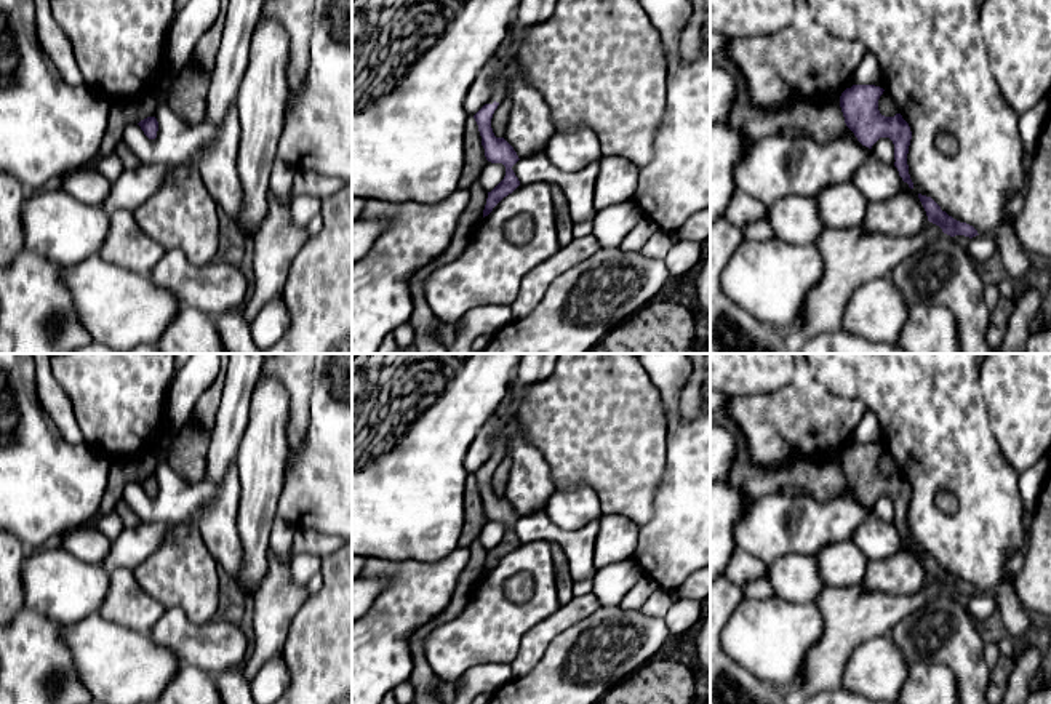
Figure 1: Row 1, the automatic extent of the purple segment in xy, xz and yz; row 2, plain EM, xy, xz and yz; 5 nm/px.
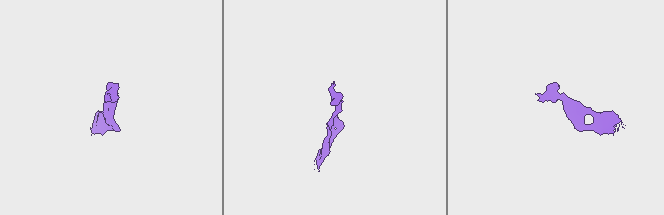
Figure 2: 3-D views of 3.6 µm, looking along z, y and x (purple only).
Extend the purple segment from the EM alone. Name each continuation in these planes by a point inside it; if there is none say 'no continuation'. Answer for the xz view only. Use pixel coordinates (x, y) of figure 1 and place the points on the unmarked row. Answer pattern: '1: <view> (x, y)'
1: xz (498, 452)

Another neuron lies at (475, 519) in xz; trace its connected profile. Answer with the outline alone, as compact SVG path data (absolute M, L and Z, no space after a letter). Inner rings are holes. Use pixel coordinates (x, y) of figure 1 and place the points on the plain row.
M469 474L469 477L466 478L466 493L462 502L466 520L462 526L462 534L459 538L459 546L469 547L475 539L478 539L483 526L488 522L485 515L485 507L482 504L478 483L474 474Z

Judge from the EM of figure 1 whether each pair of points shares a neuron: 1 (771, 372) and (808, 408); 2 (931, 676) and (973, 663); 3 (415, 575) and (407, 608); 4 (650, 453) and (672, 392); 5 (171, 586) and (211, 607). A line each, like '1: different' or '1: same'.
1: different
2: different
3: same
4: different
5: same

